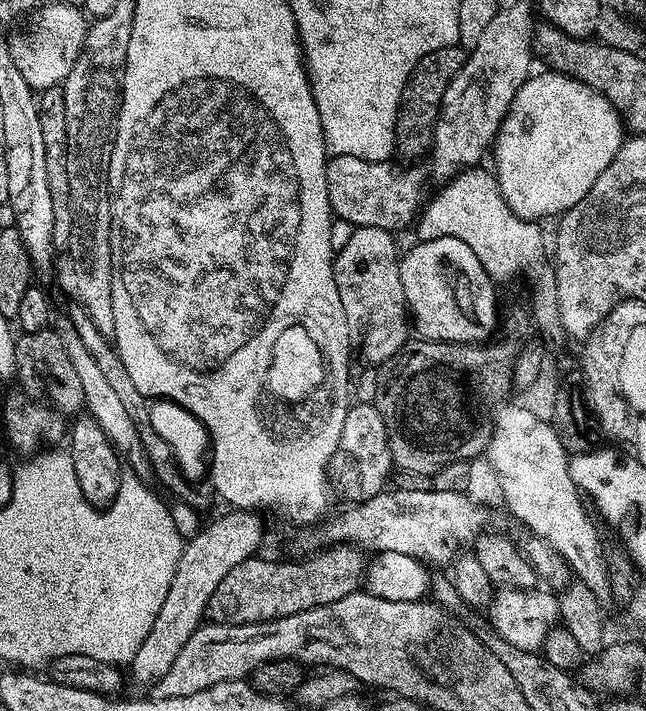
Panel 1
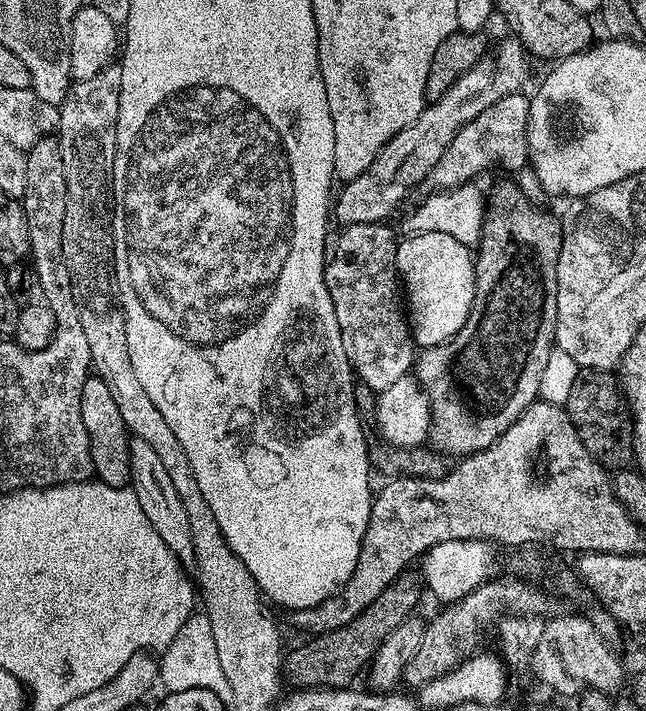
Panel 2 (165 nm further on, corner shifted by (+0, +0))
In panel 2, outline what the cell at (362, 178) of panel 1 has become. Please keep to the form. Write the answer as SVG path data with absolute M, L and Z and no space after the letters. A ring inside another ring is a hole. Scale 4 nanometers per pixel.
M523 91L498 98L494 106L486 106L478 118L466 122L454 134L454 142L434 162L426 184L432 190L451 190L461 188L464 184L473 183L487 168L497 164L500 168L520 168L529 163L528 133L530 131L530 99Z

